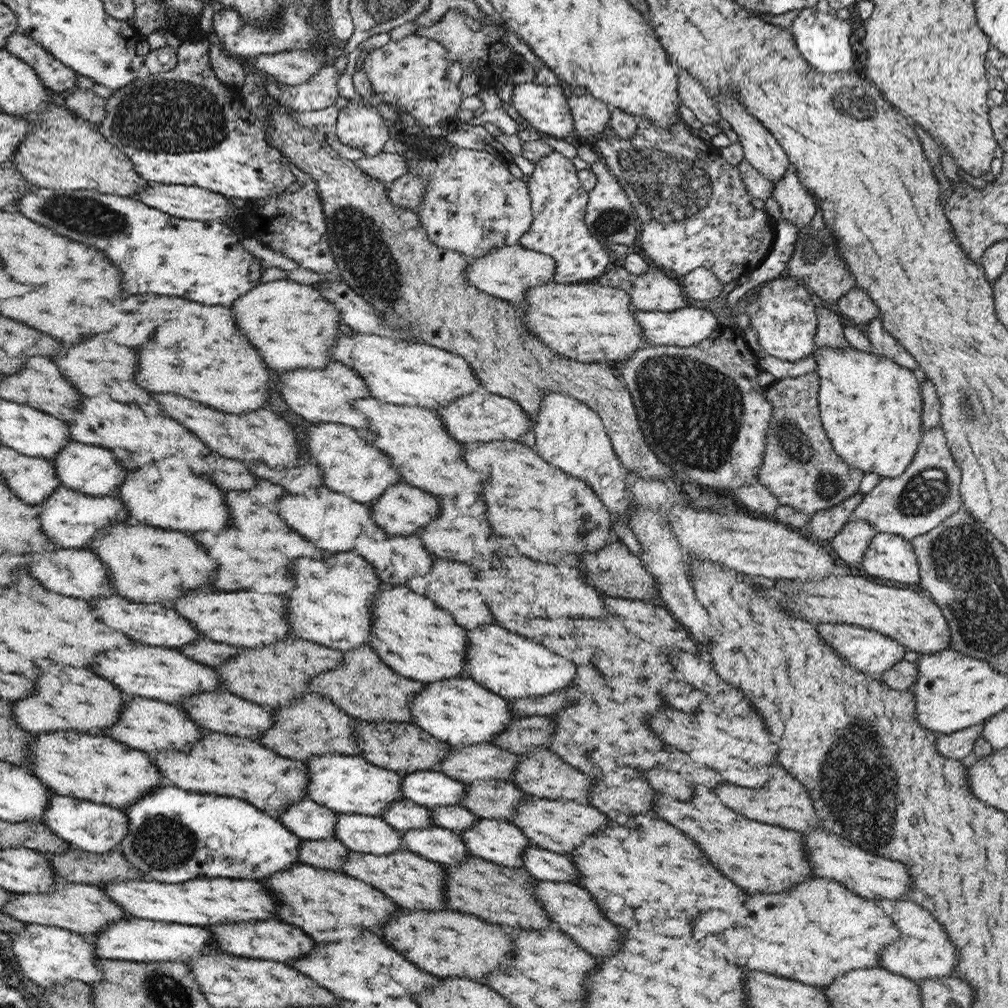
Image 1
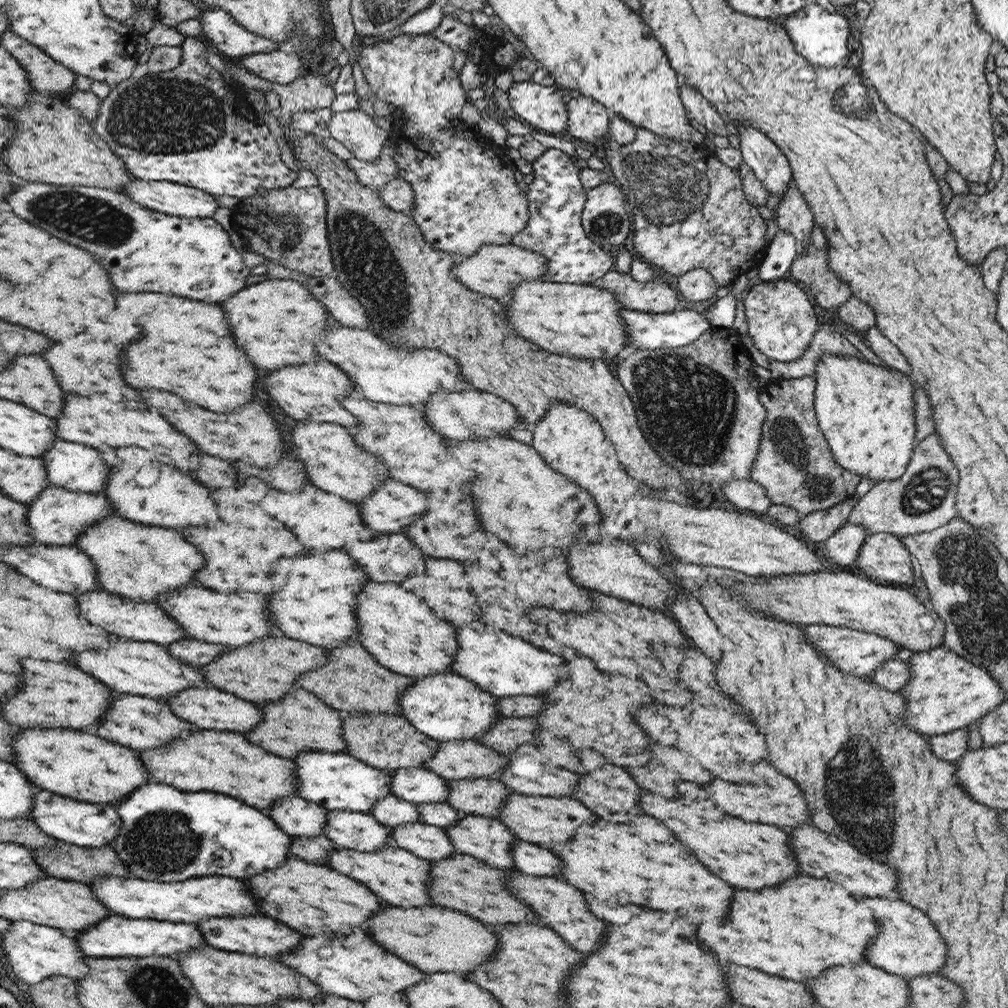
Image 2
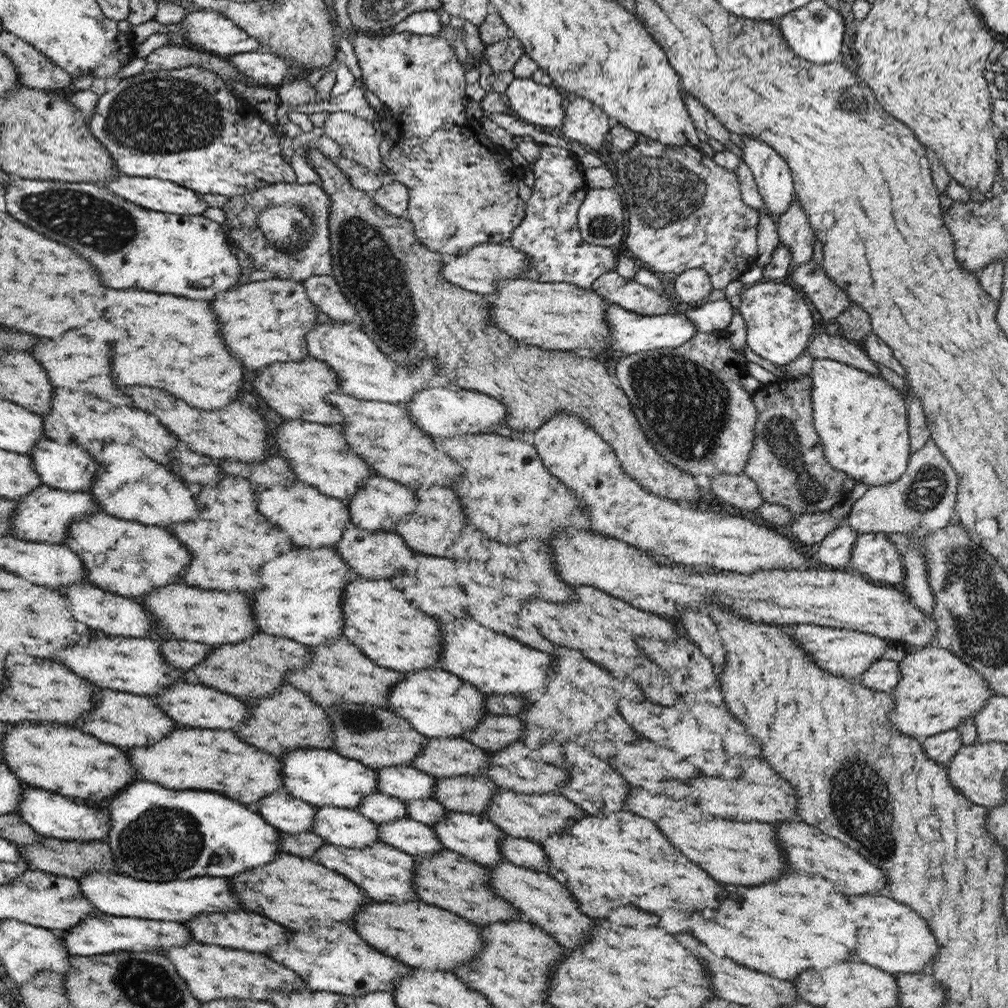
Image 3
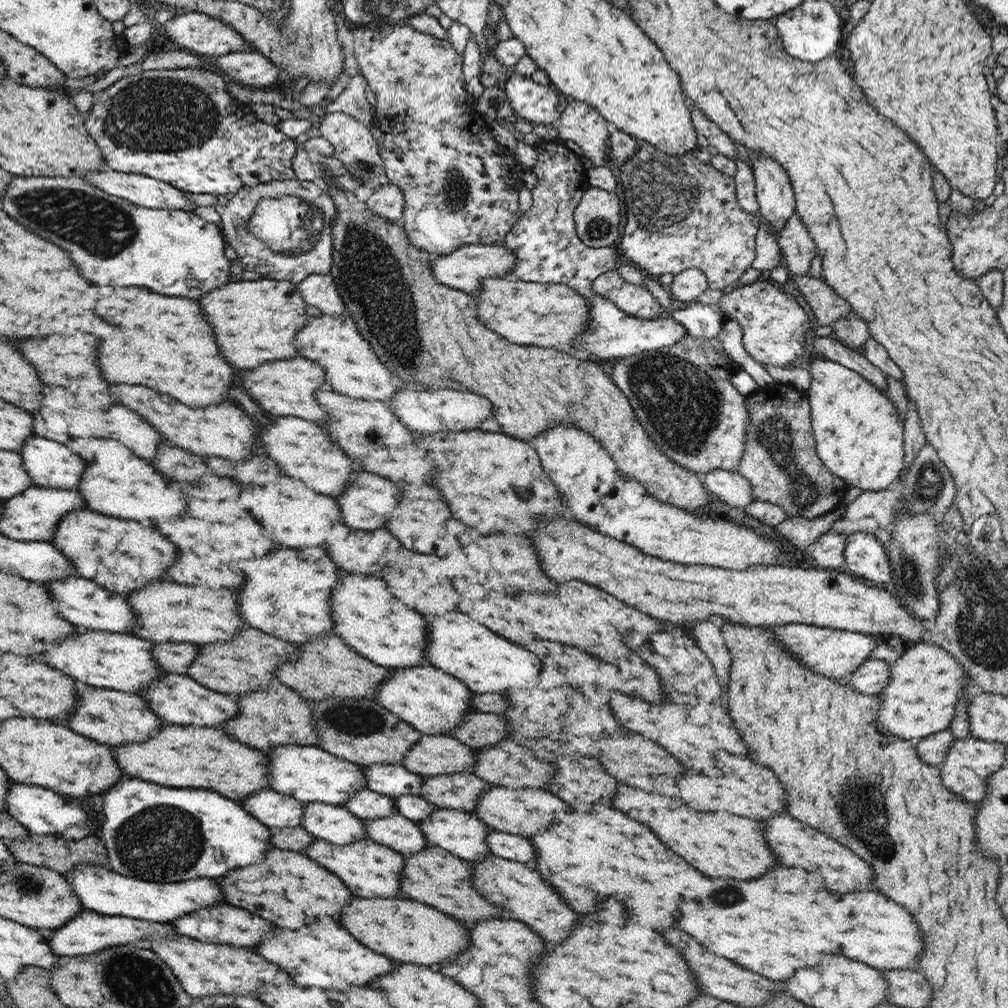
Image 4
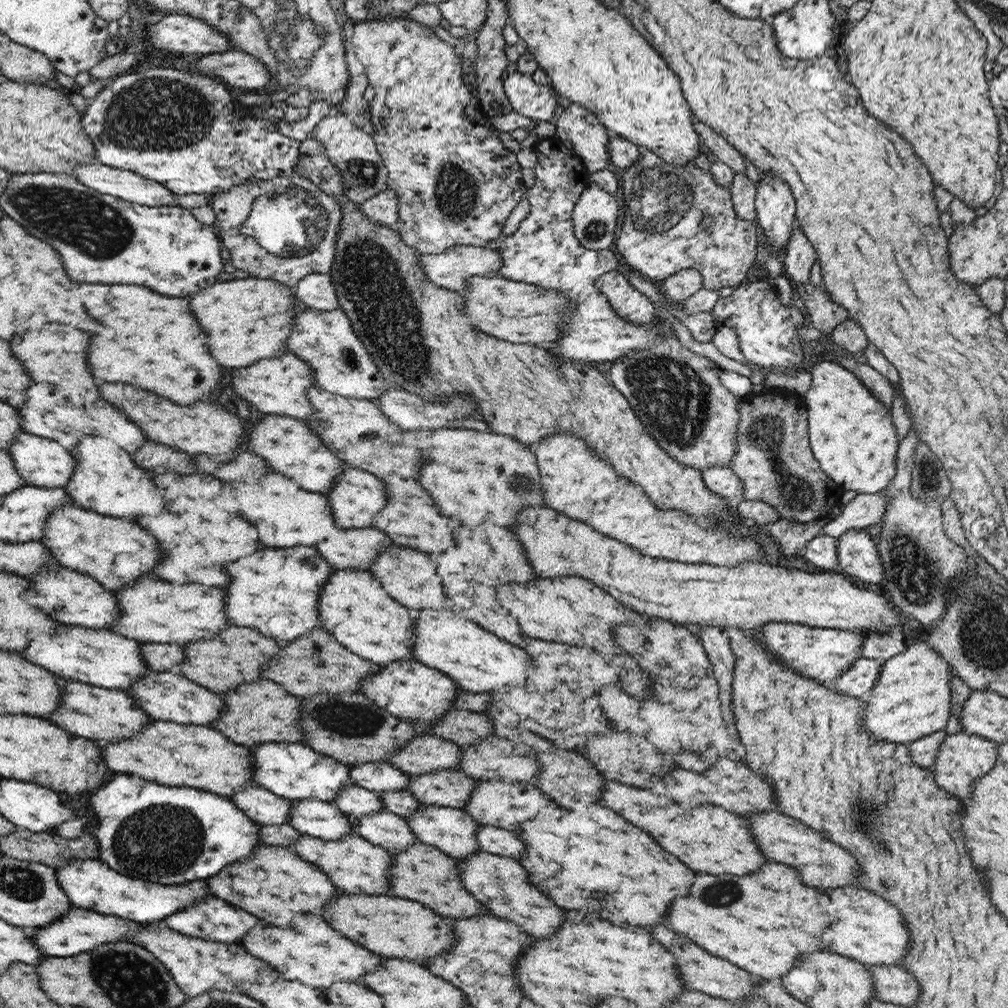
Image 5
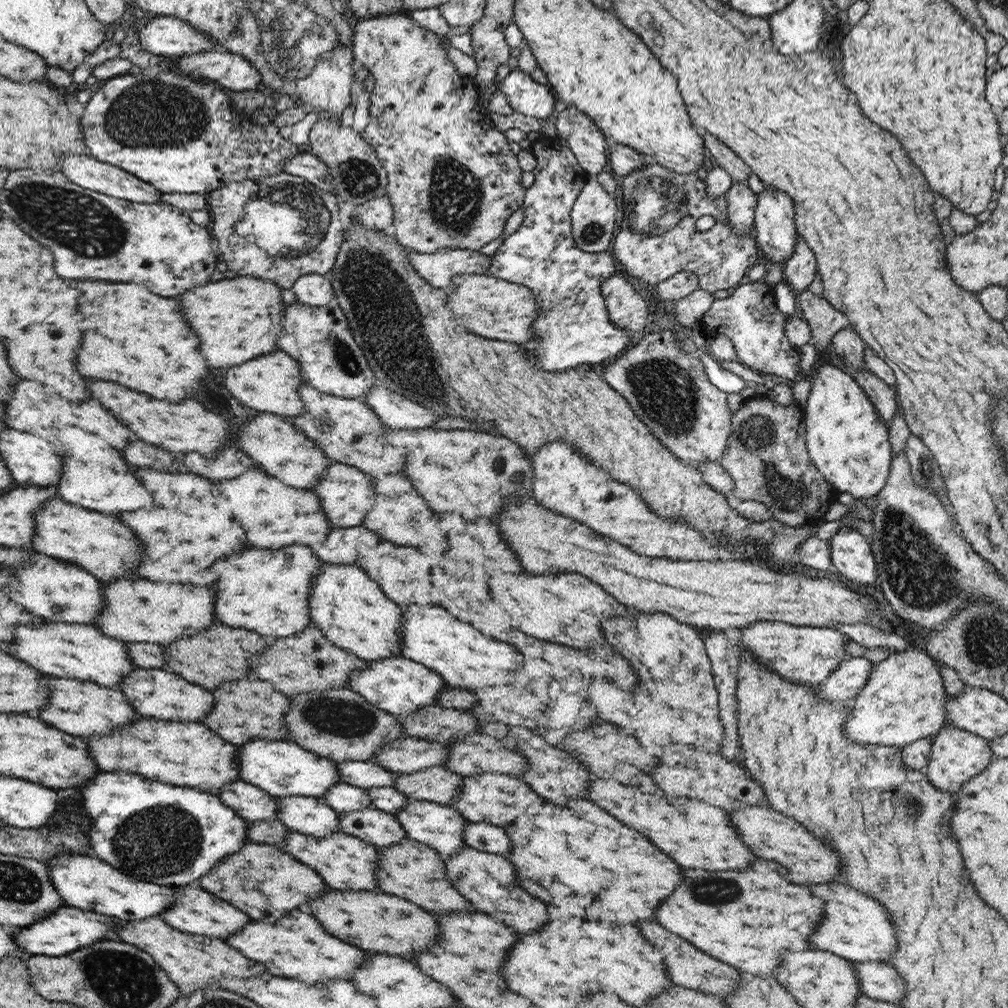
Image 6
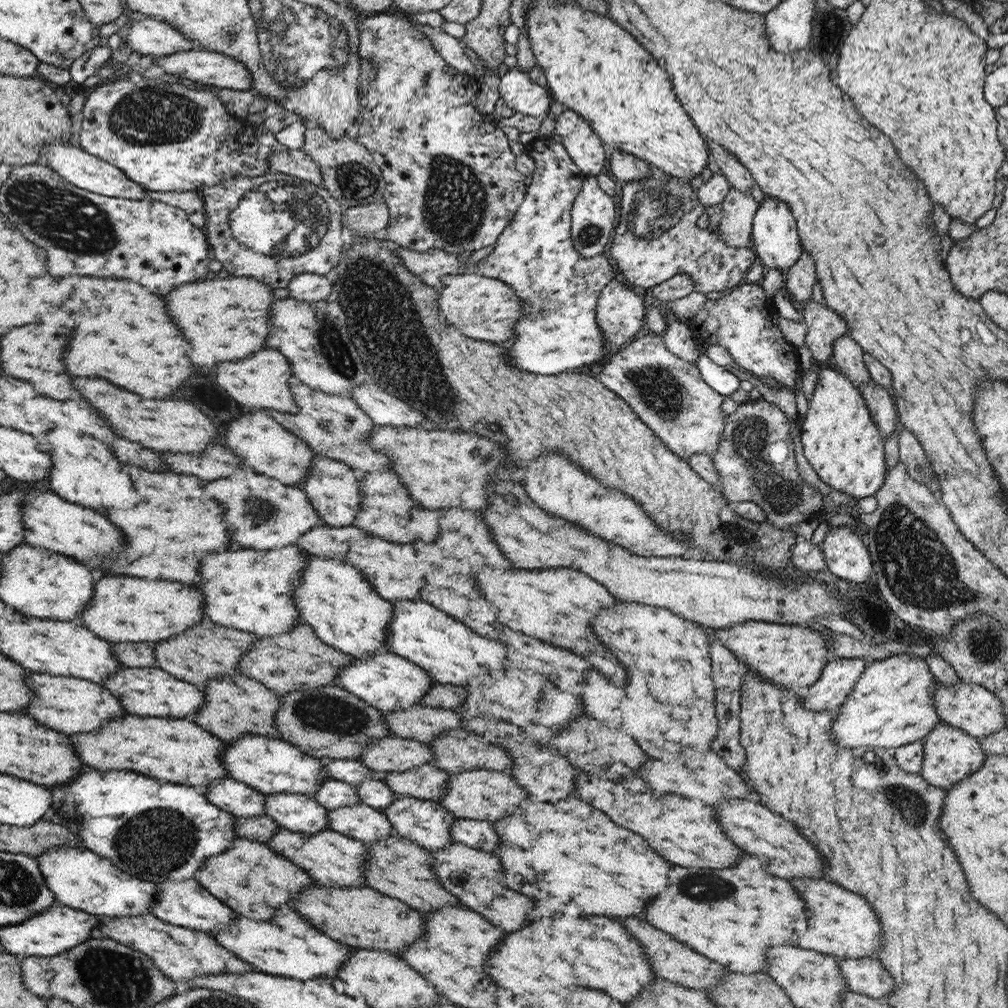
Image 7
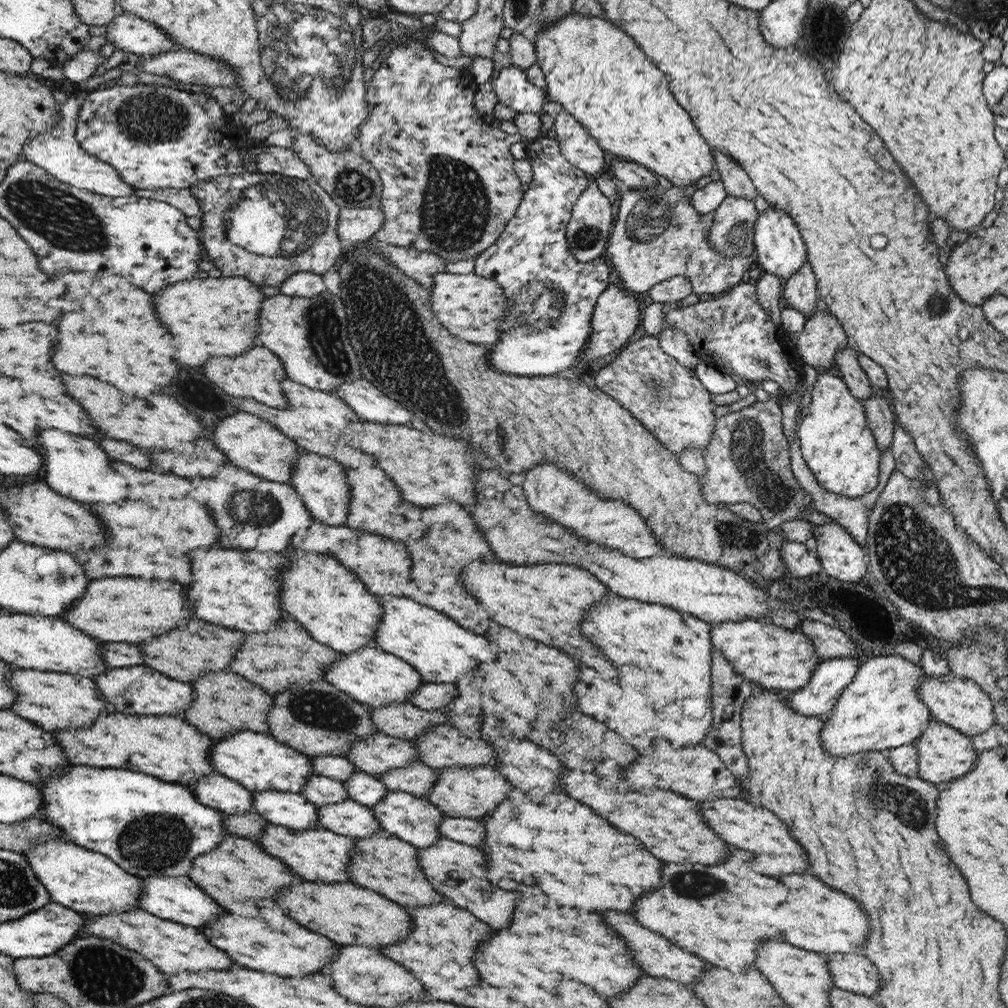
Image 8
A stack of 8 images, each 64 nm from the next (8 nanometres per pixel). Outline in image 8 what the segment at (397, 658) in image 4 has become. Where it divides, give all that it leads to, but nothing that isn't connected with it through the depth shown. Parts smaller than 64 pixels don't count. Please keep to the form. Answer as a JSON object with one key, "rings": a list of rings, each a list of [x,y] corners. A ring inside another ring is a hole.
{"rings":[[[294,550],[300,554],[291,554],[288,562],[282,566],[281,602],[286,614],[293,621],[301,624],[319,643],[333,647],[340,653],[350,653],[371,646],[374,642],[375,629],[382,617],[382,606],[378,598],[369,591],[365,583],[354,574],[349,567],[342,566],[336,559],[326,554],[306,553]]]}

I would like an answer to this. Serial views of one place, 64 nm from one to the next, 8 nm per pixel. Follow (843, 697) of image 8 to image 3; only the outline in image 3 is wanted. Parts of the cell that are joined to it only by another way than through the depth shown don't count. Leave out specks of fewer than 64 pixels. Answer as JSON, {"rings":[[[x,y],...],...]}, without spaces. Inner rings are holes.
{"rings":[[[935,644],[910,649],[899,664],[900,679],[890,692],[894,698],[894,709],[888,718],[898,732],[919,740],[958,728],[962,719],[974,718],[978,709],[982,709],[982,705],[995,694],[974,668]]]}

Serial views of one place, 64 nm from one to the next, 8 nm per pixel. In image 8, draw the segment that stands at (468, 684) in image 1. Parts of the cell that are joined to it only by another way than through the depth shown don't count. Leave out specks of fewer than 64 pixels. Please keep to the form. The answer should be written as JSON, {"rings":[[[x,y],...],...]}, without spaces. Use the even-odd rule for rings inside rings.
{"rings":[[[374,646],[342,653],[342,657],[326,669],[324,681],[330,682],[344,694],[349,694],[370,708],[410,700],[410,695],[424,683],[422,676],[407,662]]]}

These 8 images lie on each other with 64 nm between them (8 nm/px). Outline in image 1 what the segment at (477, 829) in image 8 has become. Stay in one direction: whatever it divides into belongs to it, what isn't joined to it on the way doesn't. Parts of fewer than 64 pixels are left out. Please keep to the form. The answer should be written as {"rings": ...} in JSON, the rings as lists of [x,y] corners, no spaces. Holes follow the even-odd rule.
{"rings":[[[528,845],[522,860],[524,860],[522,868],[526,868],[537,880],[580,884],[576,876],[578,868],[574,868],[568,855],[558,854],[536,845]]]}

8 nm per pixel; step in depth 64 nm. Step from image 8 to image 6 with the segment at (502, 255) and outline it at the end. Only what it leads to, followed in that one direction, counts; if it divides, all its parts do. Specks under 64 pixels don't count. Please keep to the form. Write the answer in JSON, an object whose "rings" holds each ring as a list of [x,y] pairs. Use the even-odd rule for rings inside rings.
{"rings":[[[544,136],[543,140],[537,140],[532,144],[530,152],[535,156],[537,165],[533,168],[535,181],[531,187],[525,189],[525,197],[521,206],[524,219],[514,233],[504,238],[502,244],[492,255],[492,261],[490,261],[490,267],[486,269],[486,273],[488,276],[528,288],[532,290],[532,294],[538,296],[538,302],[542,305],[540,305],[540,315],[532,325],[534,337],[532,337],[532,342],[524,344],[530,350],[528,356],[532,358],[532,362],[538,368],[542,368],[546,372],[558,372],[576,368],[576,366],[598,364],[626,351],[628,347],[638,342],[638,338],[643,333],[638,335],[622,326],[615,326],[614,322],[609,320],[601,285],[616,270],[614,257],[606,251],[587,253],[580,250],[574,242],[572,207],[590,176],[578,164],[577,158],[571,153],[568,146],[560,143],[558,137]]]}

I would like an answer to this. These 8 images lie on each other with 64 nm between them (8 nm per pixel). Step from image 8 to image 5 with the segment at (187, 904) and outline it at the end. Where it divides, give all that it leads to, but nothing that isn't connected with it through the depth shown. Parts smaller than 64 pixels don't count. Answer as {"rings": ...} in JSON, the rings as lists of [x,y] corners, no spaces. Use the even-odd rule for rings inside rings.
{"rings":[[[212,894],[208,897],[200,897],[198,901],[194,901],[194,905],[190,905],[190,908],[172,913],[165,920],[168,926],[173,927],[174,930],[191,937],[223,943],[237,943],[242,941],[242,937],[249,936],[250,928],[254,929],[254,926],[260,923],[256,916],[252,916],[248,912]]]}

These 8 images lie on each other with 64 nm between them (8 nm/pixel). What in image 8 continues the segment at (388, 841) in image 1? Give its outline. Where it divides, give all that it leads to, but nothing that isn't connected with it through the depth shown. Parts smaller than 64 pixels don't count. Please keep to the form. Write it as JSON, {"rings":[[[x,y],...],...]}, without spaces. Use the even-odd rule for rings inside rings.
{"rings":[[[254,791],[252,808],[254,813],[272,824],[294,830],[321,827],[318,824],[318,805],[308,802],[299,792]]]}

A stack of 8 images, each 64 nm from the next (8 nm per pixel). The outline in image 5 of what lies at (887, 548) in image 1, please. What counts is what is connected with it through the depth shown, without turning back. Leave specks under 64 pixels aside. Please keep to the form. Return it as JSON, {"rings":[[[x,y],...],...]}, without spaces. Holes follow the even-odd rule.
{"rings":[[[850,529],[839,536],[836,555],[839,573],[868,584],[882,584],[884,566],[878,557],[877,544],[864,530]]]}

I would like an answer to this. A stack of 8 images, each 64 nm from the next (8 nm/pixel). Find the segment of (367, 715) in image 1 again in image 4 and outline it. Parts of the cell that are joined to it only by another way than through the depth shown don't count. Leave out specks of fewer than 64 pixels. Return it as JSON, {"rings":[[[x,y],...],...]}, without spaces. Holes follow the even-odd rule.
{"rings":[[[326,634],[326,636],[316,637],[314,641],[297,645],[297,656],[278,668],[277,680],[292,687],[310,702],[346,697],[375,700],[378,683],[382,683],[392,673],[390,669],[378,666],[364,655],[358,654],[337,634]]]}

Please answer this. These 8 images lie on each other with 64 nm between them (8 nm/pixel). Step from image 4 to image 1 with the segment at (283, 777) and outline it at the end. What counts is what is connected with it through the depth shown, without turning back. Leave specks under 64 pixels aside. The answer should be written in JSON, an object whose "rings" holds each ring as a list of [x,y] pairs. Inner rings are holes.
{"rings":[[[327,754],[310,757],[304,764],[310,770],[309,799],[338,815],[354,813],[378,817],[388,805],[404,799],[404,794],[400,790],[402,772],[373,766],[368,759],[361,756]]]}

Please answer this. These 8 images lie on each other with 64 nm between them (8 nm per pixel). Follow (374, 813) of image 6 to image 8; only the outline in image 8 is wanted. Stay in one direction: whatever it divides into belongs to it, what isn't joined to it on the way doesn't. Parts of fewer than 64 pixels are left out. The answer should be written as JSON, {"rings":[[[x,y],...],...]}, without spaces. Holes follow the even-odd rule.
{"rings":[[[346,798],[340,803],[318,805],[318,824],[352,839],[364,839],[382,832],[370,807]]]}

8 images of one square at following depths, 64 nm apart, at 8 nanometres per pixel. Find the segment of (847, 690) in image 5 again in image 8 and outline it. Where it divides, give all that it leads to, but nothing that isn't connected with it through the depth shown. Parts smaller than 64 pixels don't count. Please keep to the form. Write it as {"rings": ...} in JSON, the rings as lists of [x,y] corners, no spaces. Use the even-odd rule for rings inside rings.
{"rings":[[[863,658],[828,659],[814,667],[812,679],[788,697],[788,706],[806,716],[825,716],[852,682]]]}

